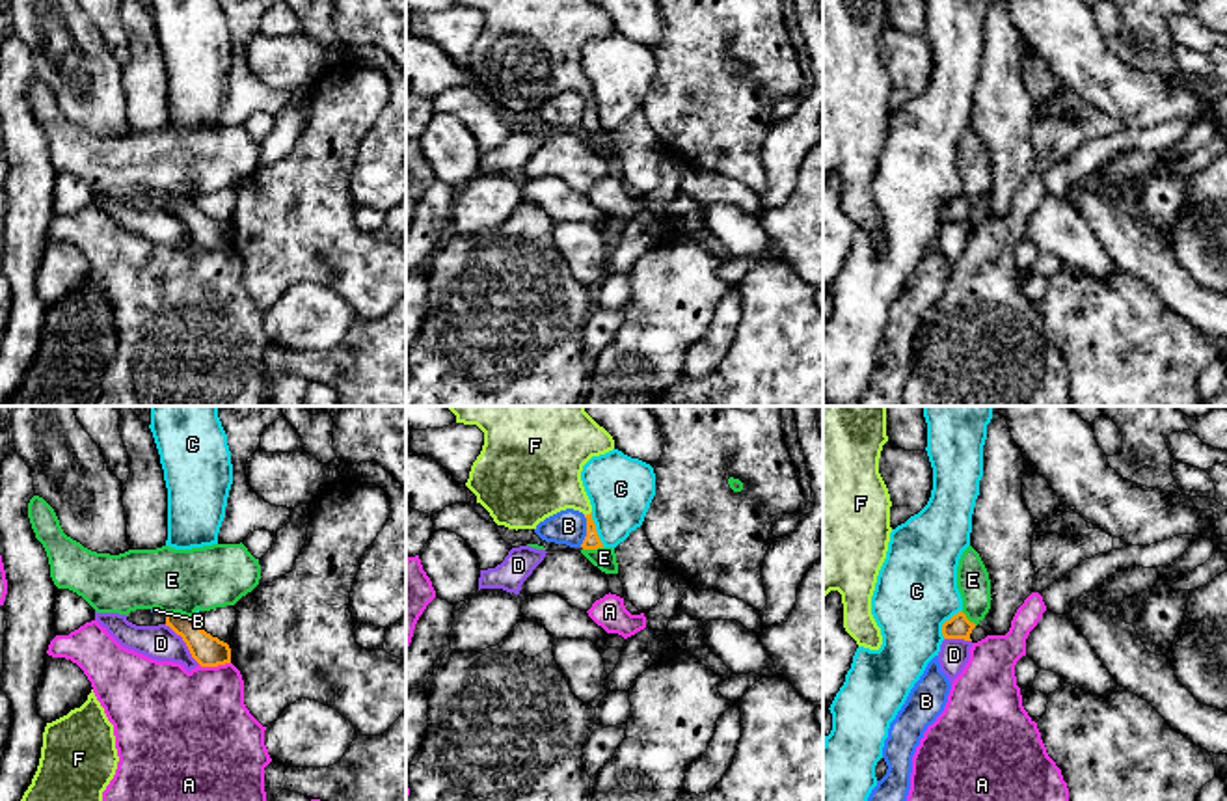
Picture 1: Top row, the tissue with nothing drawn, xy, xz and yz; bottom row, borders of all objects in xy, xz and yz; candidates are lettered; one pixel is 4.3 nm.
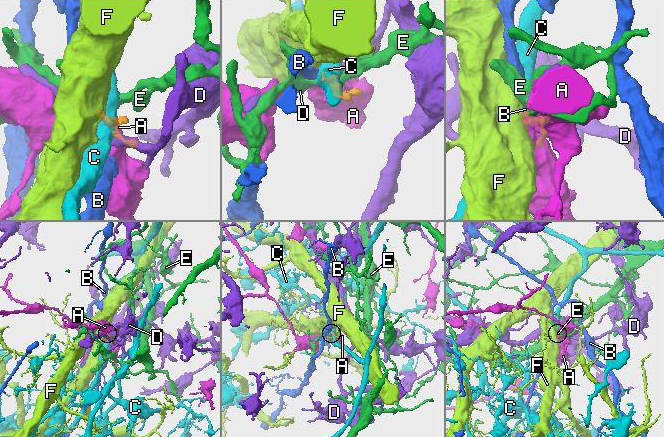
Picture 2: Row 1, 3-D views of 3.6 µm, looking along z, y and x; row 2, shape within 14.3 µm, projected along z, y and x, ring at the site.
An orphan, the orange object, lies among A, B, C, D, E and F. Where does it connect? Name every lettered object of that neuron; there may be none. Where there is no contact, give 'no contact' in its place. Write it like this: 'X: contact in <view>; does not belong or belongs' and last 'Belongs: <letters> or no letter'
A: contact in xy; does not belong
B: contact in xz; does not belong
C: contact in xz; does not belong
D: contact in xy; does not belong
E: contact in xy; does not belong
F: contact in xz; belongs
Belongs: F

